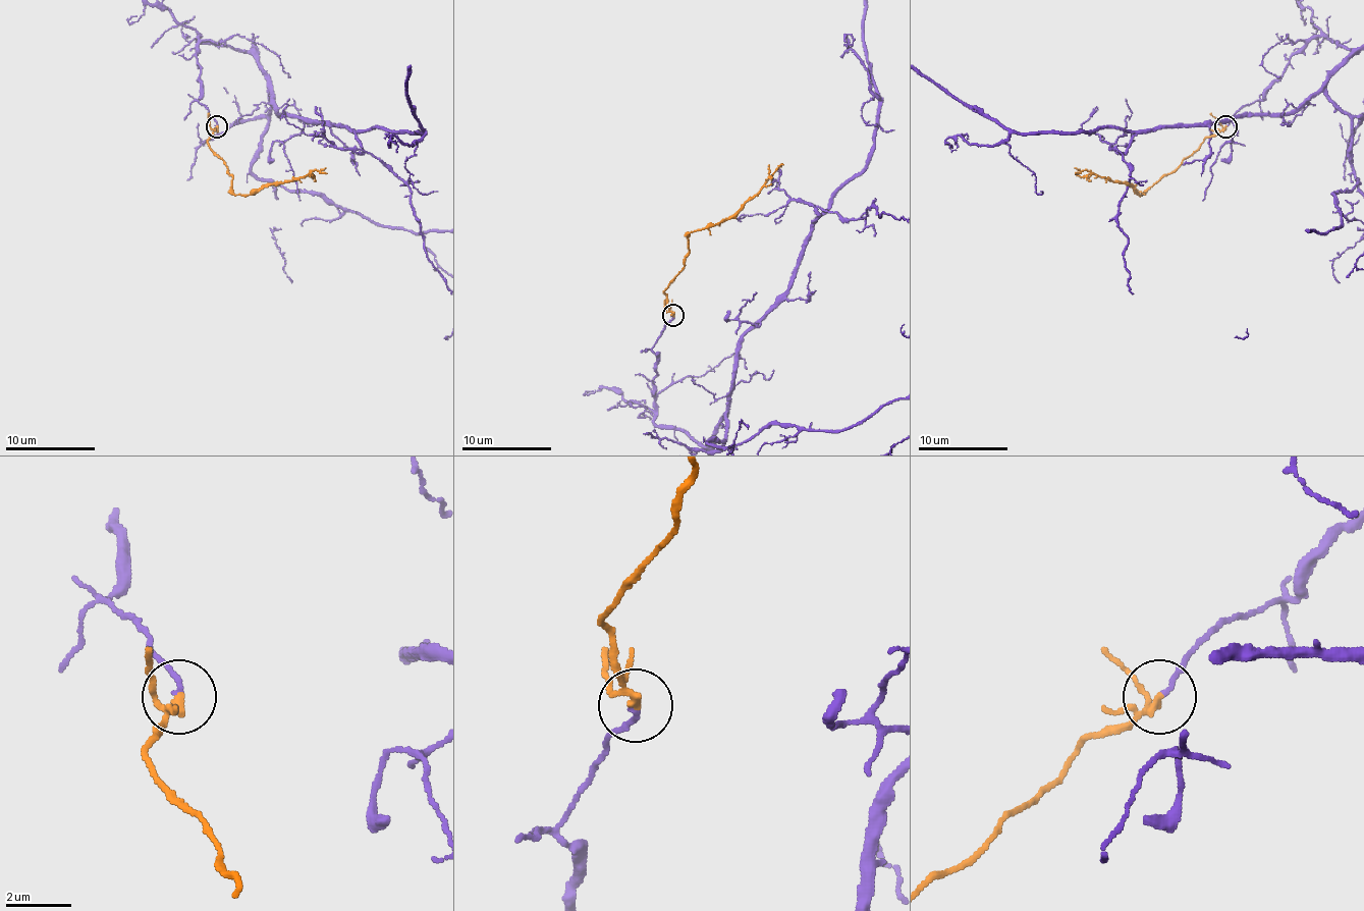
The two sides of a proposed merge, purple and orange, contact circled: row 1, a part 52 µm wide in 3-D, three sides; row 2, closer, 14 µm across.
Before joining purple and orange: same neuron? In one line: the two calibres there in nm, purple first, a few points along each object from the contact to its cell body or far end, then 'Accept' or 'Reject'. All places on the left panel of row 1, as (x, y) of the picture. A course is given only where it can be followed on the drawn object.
Thickness 140 nm (purple) against 140 nm. Course of orange: (216, 126), (209, 147), (225, 163), (236, 194), (298, 180), (317, 169), (327, 173). Accept

